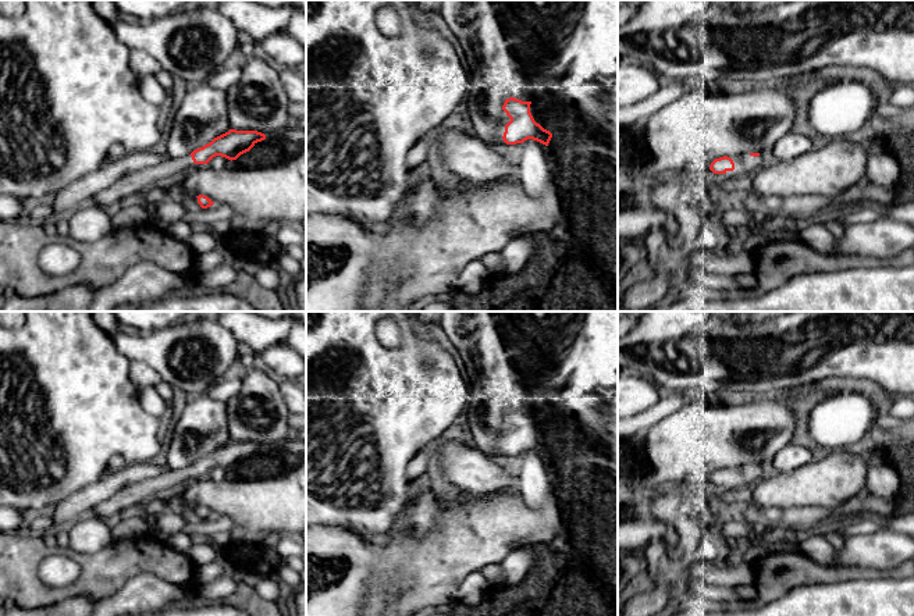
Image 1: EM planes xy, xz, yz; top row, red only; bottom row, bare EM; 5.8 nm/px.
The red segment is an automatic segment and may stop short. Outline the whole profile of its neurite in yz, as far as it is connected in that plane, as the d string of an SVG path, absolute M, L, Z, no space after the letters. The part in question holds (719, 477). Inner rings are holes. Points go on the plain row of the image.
M723 467L719 470L715 470L711 477L709 481L714 485L726 485L728 483L733 483L735 481L735 474L730 469Z

